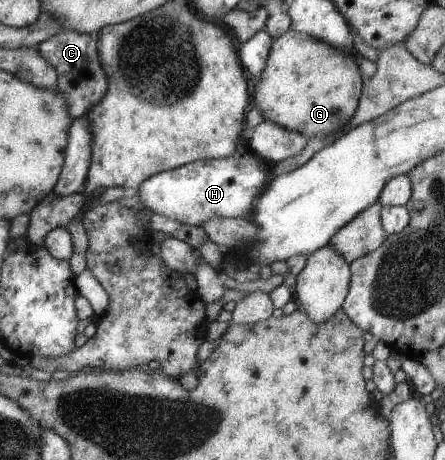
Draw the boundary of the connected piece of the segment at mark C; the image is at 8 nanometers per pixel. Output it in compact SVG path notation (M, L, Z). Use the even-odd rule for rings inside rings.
M59 30L36 47L39 55L55 69L56 87L63 93L69 117L81 117L89 111L107 91L107 79L97 57L96 35L77 33L77 31Z

